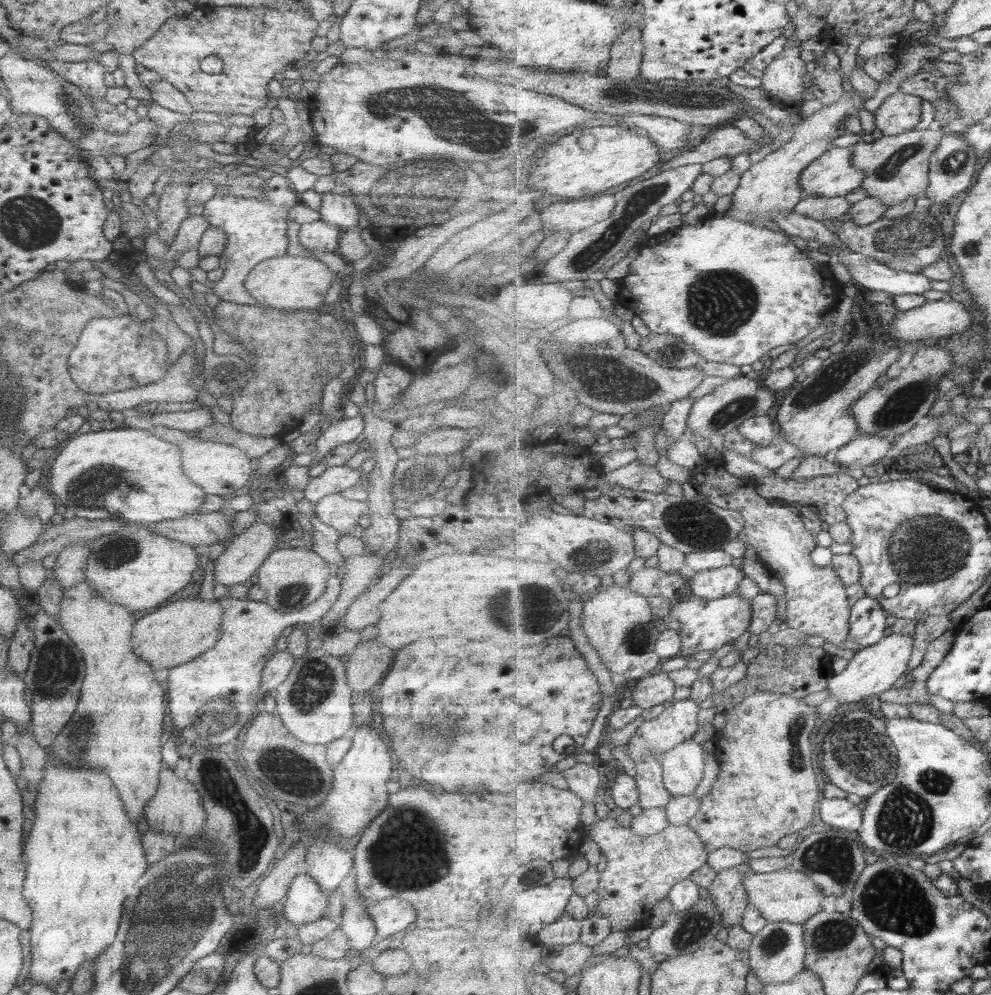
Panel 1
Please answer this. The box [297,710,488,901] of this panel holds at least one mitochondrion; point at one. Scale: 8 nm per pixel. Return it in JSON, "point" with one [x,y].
{"point":[398,871]}

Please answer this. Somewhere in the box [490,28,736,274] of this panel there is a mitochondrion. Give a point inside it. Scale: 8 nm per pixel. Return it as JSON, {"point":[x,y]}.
{"point":[641,200]}

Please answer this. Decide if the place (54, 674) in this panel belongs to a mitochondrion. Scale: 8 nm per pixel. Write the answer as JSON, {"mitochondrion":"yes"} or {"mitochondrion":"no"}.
{"mitochondrion":"yes"}

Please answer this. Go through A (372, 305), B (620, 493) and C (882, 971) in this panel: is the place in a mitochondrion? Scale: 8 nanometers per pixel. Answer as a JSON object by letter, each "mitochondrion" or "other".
{"A":"other","B":"other","C":"other"}

